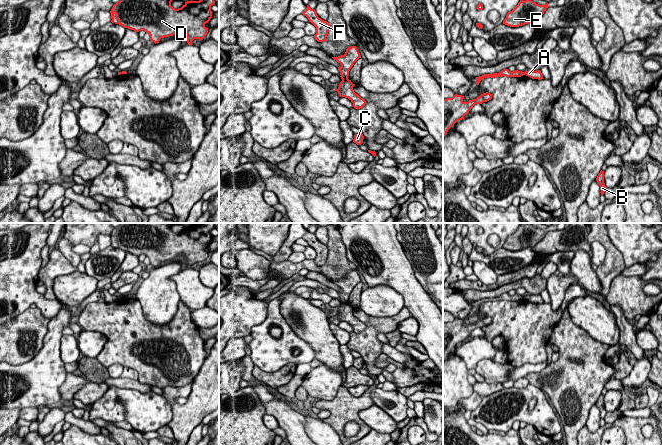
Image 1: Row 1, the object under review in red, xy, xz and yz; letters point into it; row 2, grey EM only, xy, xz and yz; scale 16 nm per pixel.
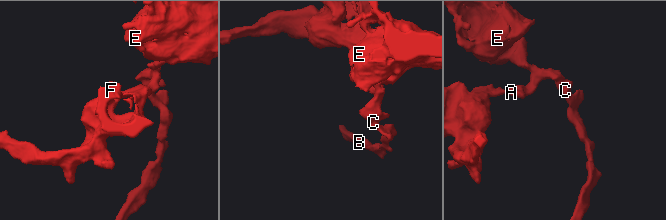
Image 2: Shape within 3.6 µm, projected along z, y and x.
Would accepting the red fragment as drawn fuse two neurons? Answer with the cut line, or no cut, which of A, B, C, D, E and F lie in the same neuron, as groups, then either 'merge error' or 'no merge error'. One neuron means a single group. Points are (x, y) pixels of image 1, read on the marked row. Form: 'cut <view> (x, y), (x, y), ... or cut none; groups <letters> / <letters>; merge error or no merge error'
cut xz (347, 78), (342, 80); groups A B C D E / F; merge error

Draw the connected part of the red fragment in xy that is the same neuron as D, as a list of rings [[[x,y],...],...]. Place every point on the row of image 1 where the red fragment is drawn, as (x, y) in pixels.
[[[120,0],[110,11],[111,22],[135,32],[144,30],[155,44],[159,43],[161,38],[173,36],[178,31],[186,34],[188,45],[192,45],[194,39],[202,40],[208,33],[205,24],[212,18],[211,6],[215,4],[215,1],[191,0],[178,9],[173,8],[171,2],[172,0]]]

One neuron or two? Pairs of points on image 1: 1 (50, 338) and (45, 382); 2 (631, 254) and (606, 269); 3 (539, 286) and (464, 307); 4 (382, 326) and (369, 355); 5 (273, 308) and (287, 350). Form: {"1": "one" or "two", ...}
{"1": "one", "2": "two", "3": "two", "4": "one", "5": "one"}

